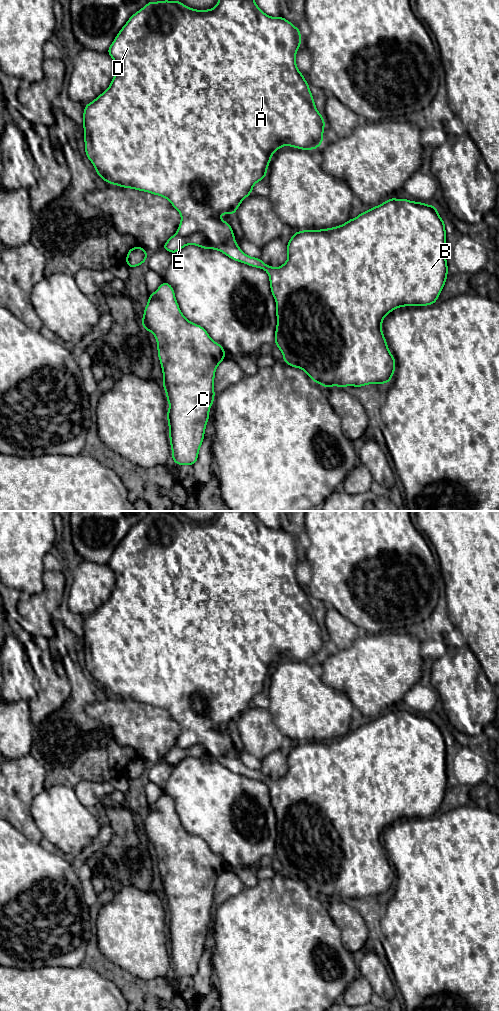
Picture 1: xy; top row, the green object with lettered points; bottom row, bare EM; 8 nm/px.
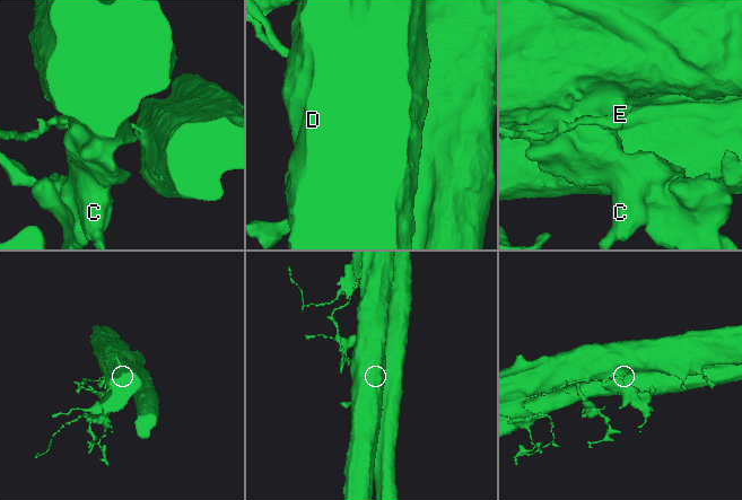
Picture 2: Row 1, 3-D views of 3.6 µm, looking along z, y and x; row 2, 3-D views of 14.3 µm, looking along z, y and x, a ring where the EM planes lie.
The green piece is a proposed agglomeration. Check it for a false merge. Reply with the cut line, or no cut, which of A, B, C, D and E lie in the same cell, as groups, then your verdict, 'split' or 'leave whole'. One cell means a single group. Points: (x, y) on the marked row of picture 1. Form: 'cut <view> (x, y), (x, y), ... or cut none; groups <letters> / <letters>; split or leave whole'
cut xy (273, 268), (268, 274); groups A C D E / B; split

